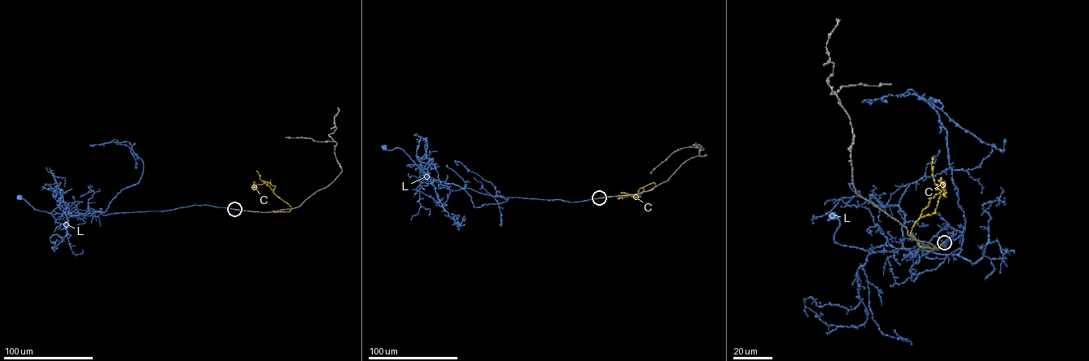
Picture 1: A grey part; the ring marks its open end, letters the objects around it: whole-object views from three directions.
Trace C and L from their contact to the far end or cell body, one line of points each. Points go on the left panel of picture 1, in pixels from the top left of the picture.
C: (234, 209), (264, 212), (290, 210), (290, 207), (266, 184), (254, 187), (255, 183)
L: (234, 209), (194, 205), (164, 210), (104, 215), (96, 211), (90, 215), (72, 215), (34, 209), (19, 197)

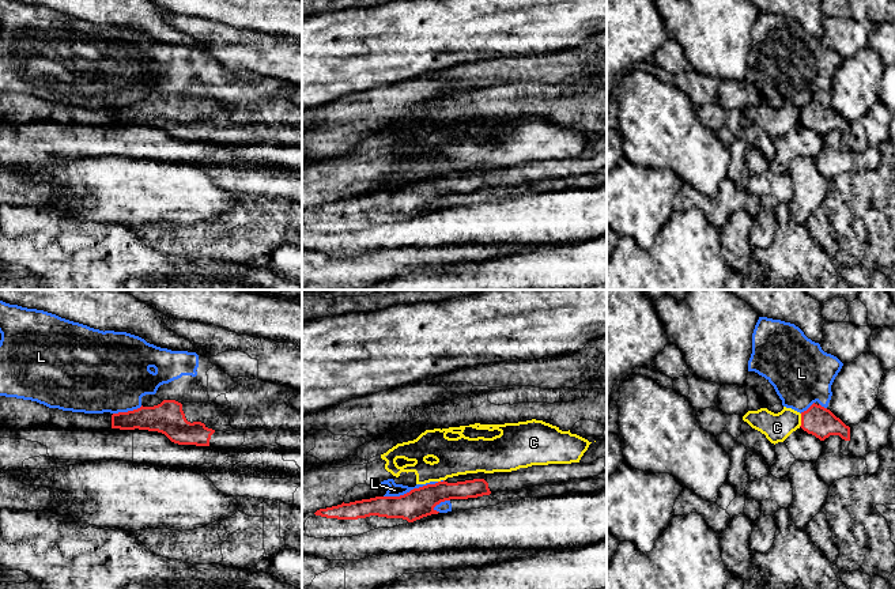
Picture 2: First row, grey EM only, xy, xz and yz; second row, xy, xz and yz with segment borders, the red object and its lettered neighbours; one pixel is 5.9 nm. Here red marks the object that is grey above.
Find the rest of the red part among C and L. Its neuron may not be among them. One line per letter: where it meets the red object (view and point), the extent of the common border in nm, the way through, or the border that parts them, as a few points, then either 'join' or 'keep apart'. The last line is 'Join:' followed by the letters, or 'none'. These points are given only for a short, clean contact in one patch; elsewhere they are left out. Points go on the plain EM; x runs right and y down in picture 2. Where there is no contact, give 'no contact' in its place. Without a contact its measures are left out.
C: yz (801, 116) | 80 nm | keep apart
L: xz (411, 185) | 340 nm | keep apart
Join: none

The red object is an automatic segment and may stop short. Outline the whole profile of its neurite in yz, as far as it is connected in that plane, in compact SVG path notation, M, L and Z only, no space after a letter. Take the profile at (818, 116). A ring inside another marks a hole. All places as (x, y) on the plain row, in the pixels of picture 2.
M813 98L807 106L801 107L800 122L820 136L830 131L839 131L842 135L850 136L850 122L820 99Z

